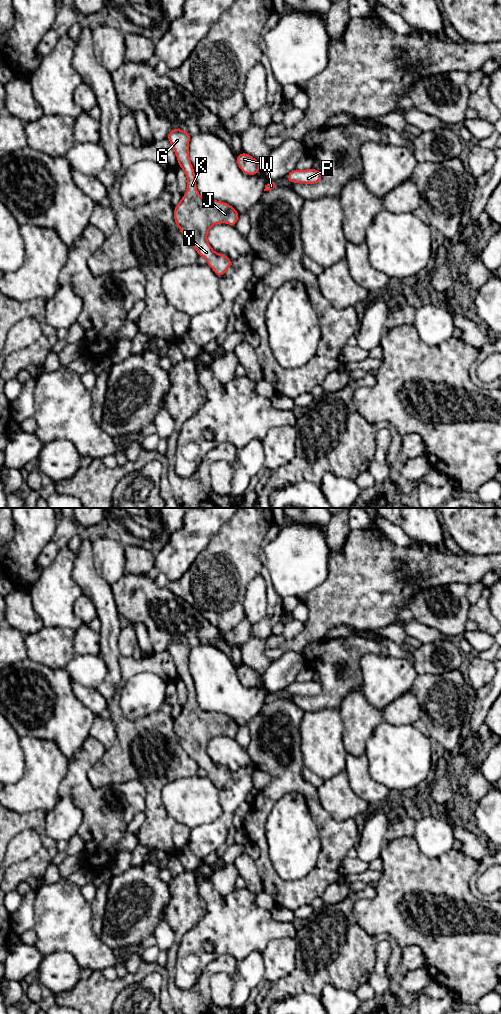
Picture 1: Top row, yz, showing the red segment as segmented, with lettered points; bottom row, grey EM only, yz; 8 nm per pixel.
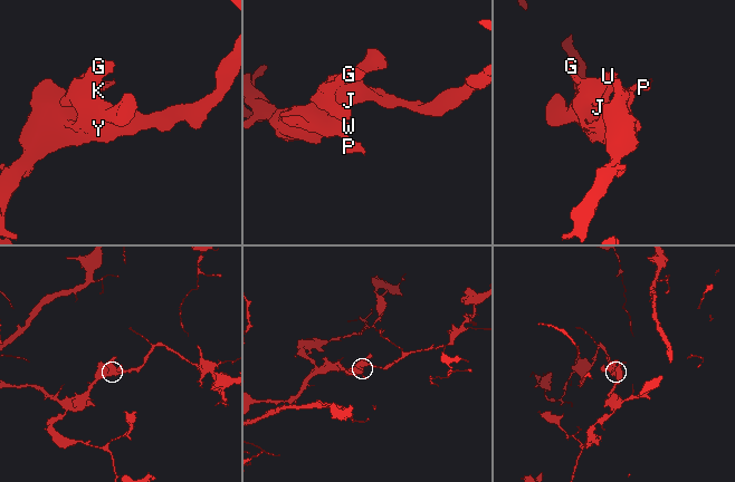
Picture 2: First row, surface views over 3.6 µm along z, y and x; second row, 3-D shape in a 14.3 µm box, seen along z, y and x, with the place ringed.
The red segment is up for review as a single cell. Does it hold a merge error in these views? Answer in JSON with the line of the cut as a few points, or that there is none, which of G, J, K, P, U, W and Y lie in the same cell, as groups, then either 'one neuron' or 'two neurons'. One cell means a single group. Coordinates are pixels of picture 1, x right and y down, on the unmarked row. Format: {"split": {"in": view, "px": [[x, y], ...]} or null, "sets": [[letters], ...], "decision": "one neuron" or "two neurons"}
{"split": null, "sets": [["G", "J", "K", "P", "U", "W", "Y"]], "decision": "one neuron"}

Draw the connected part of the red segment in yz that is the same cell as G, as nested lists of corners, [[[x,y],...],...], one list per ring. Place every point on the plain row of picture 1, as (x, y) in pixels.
[[[174,640],[167,647],[178,676],[187,689],[187,703],[180,715],[174,719],[174,731],[183,749],[207,772],[217,788],[222,789],[233,775],[226,767],[216,765],[207,753],[209,741],[217,735],[236,738],[239,725],[222,713],[202,710],[196,700],[195,684],[189,671],[188,643]]]

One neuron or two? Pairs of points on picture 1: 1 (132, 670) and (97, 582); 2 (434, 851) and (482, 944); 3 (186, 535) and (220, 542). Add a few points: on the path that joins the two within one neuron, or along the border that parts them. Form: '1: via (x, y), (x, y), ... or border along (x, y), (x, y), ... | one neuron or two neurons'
1: border along (119, 654), (118, 661), (121, 679) | two neurons
2: border along (417, 844), (417, 847), (427, 857), (436, 859) | two neurons
3: border along (226, 522), (196, 558) | two neurons

